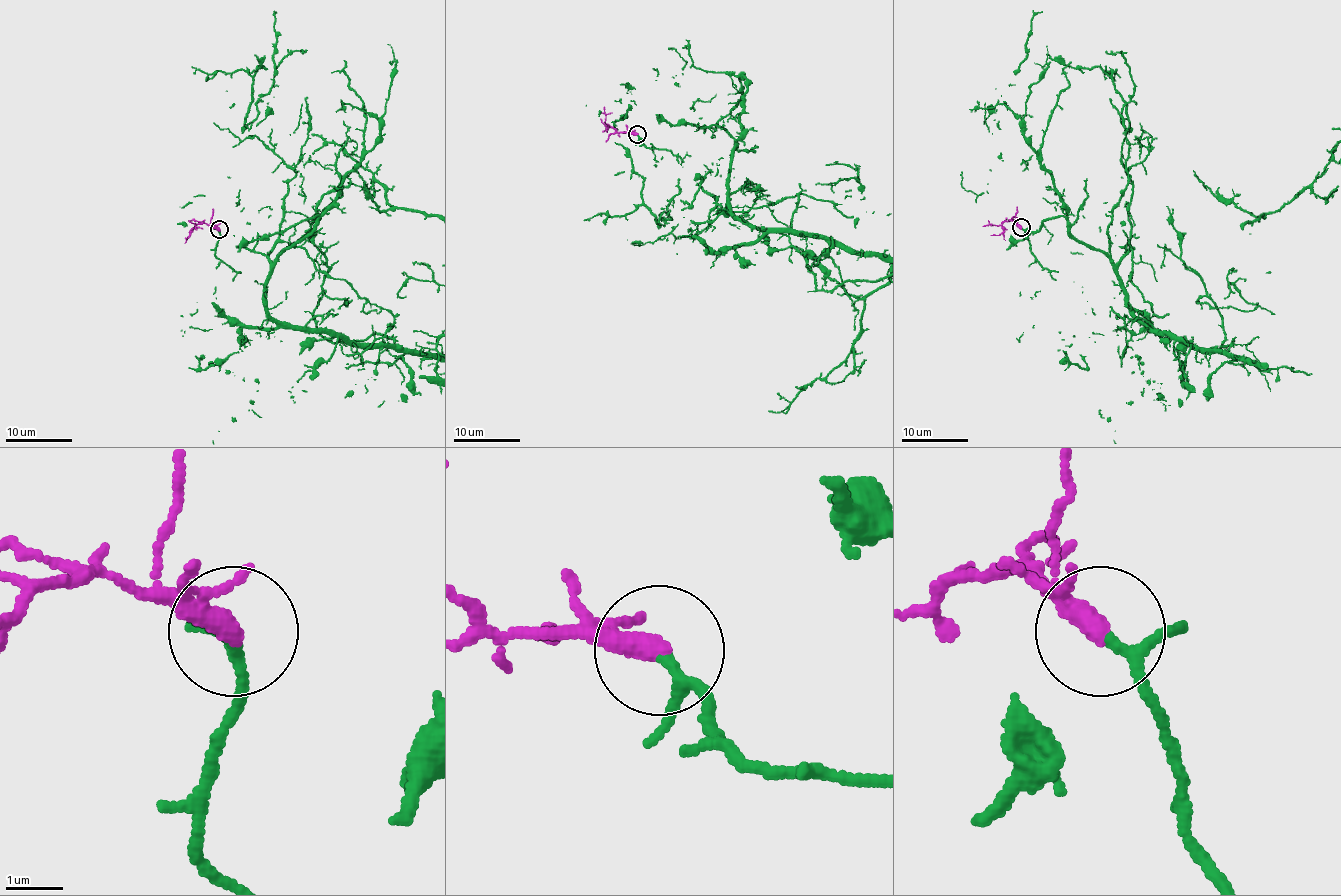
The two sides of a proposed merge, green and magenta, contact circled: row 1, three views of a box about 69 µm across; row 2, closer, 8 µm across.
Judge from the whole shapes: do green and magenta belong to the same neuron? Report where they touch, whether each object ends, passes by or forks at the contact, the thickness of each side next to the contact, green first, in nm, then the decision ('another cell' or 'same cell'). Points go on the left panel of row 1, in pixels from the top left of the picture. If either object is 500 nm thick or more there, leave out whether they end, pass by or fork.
(219, 229) | green passes by | magenta passes by | 160/280 nm | same cell

